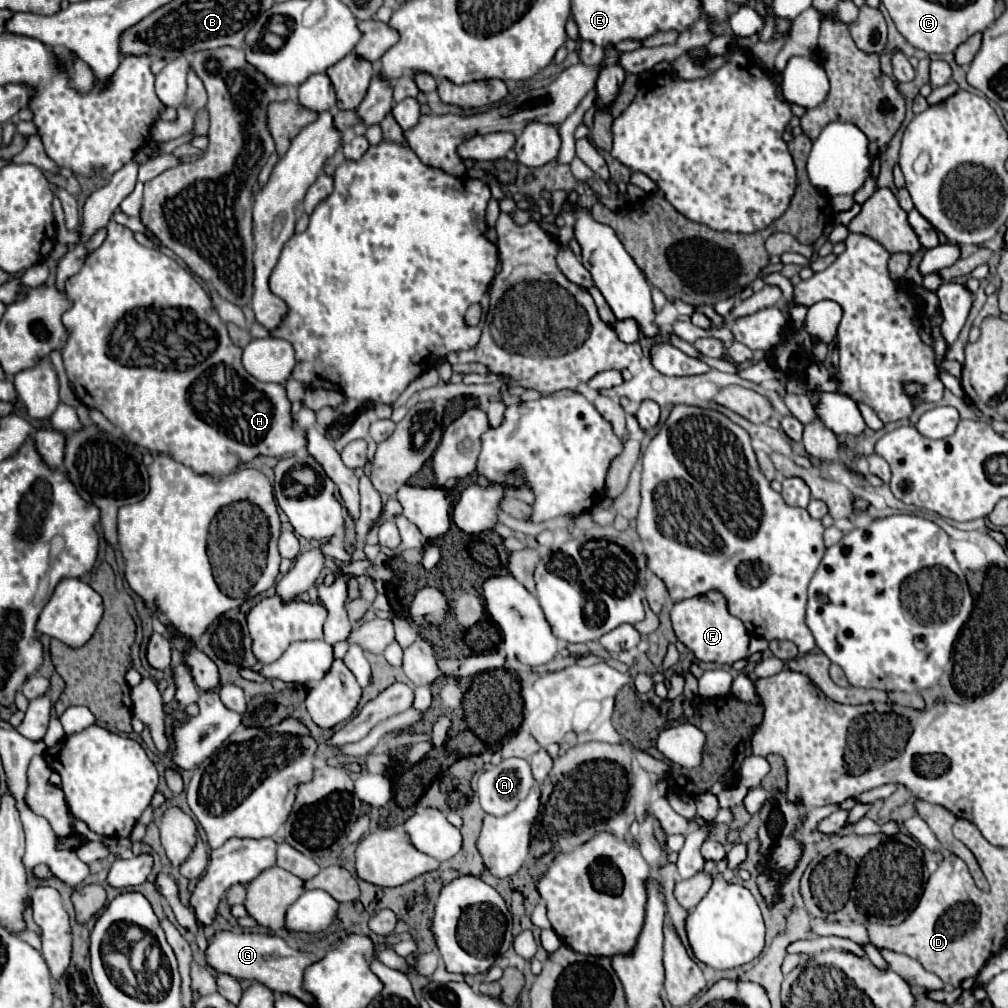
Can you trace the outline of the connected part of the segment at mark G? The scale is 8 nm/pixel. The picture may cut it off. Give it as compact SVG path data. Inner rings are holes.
M221 931L215 935L215 939L209 943L207 949L207 961L209 965L219 971L233 975L237 979L247 979L247 981L259 981L267 985L271 991L277 995L293 995L301 999L307 1005L313 1005L313 999L309 993L301 989L303 985L303 971L317 961L317 955L299 951L289 947L281 937L277 935L259 935L259 933L231 933L231 931Z

